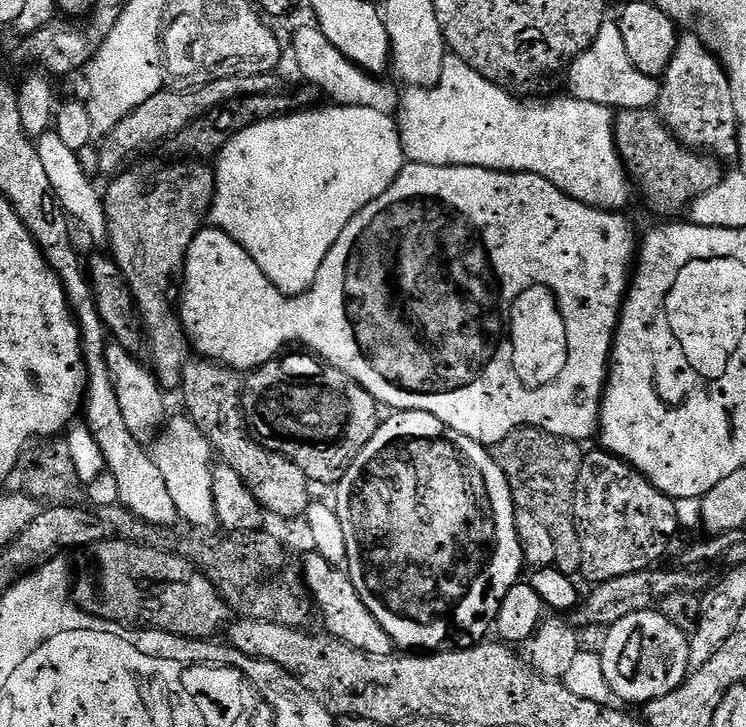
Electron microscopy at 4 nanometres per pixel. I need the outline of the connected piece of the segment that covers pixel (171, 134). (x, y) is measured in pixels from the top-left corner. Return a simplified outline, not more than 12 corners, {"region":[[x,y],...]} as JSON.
{"region":[[279,75],[231,76],[161,90],[103,137],[99,171],[171,141],[203,112],[276,94]]}

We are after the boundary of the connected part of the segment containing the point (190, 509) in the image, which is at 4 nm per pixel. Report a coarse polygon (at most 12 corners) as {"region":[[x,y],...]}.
{"region":[[187,415],[165,423],[152,461],[181,521],[215,529],[212,447]]}

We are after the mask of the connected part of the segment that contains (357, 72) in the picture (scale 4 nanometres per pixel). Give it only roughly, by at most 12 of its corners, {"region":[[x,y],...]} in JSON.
{"region":[[315,26],[292,40],[311,87],[342,108],[395,117],[395,83],[365,72]]}

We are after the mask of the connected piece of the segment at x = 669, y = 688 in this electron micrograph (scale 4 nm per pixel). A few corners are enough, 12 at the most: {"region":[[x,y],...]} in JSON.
{"region":[[659,610],[611,625],[613,697],[643,706],[687,678],[689,637]]}

